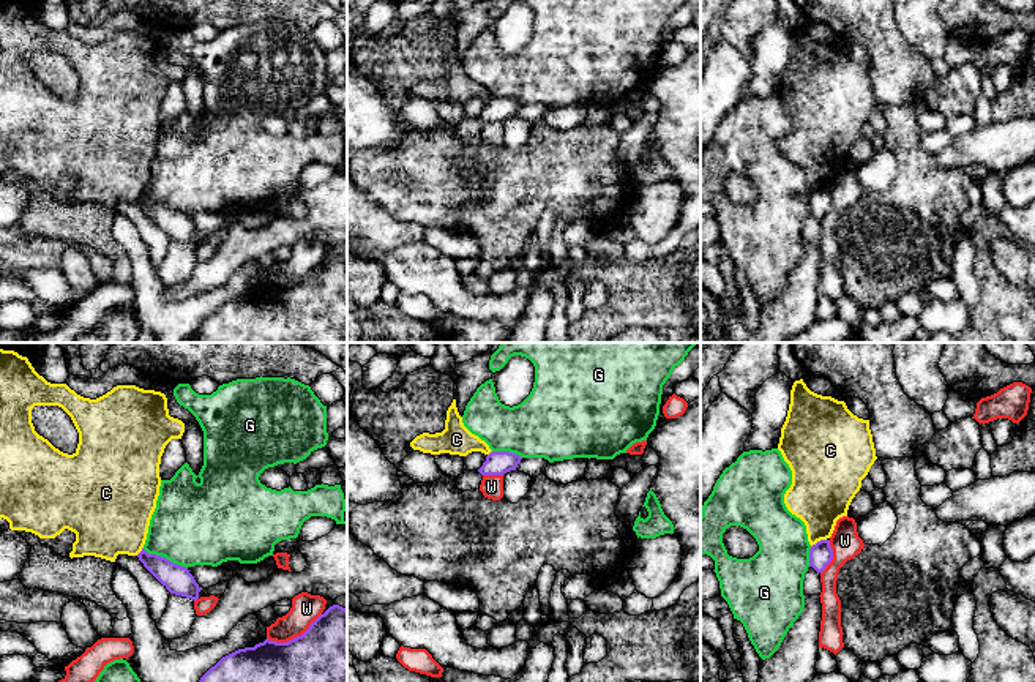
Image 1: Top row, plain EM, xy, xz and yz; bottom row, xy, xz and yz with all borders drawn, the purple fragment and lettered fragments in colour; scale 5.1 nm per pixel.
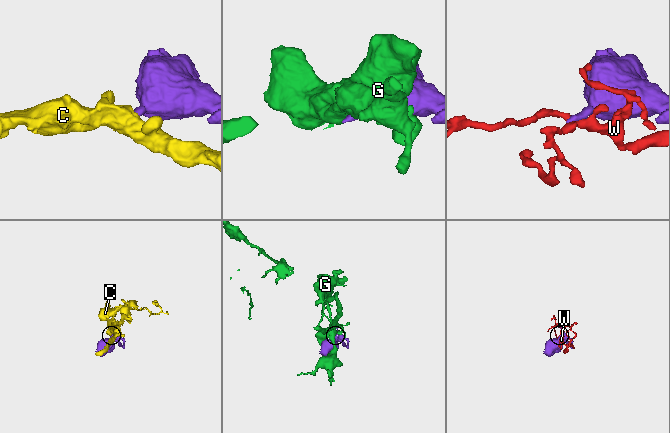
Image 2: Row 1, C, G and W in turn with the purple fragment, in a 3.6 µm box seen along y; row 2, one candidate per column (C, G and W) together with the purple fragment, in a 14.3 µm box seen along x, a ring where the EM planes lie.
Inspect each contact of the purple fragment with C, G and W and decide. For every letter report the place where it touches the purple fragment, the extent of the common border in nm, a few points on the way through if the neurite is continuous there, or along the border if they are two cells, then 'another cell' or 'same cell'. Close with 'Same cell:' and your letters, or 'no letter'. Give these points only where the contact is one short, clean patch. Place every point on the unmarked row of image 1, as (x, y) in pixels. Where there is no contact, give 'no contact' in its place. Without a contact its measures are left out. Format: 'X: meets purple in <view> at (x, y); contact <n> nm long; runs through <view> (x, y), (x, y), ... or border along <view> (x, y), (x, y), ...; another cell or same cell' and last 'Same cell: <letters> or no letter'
C: meets purple in yz at (818, 188); contact 90 nm long; border along yz (825, 185), (811, 193); another cell
G: meets purple in xy at (164, 204); contact 260 nm long; border along xy (142, 194), (186, 215); another cell
W: meets purple in xy at (294, 284); contact 300 nm long; another cell
Same cell: no letter

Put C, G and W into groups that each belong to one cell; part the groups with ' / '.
C / G / W

